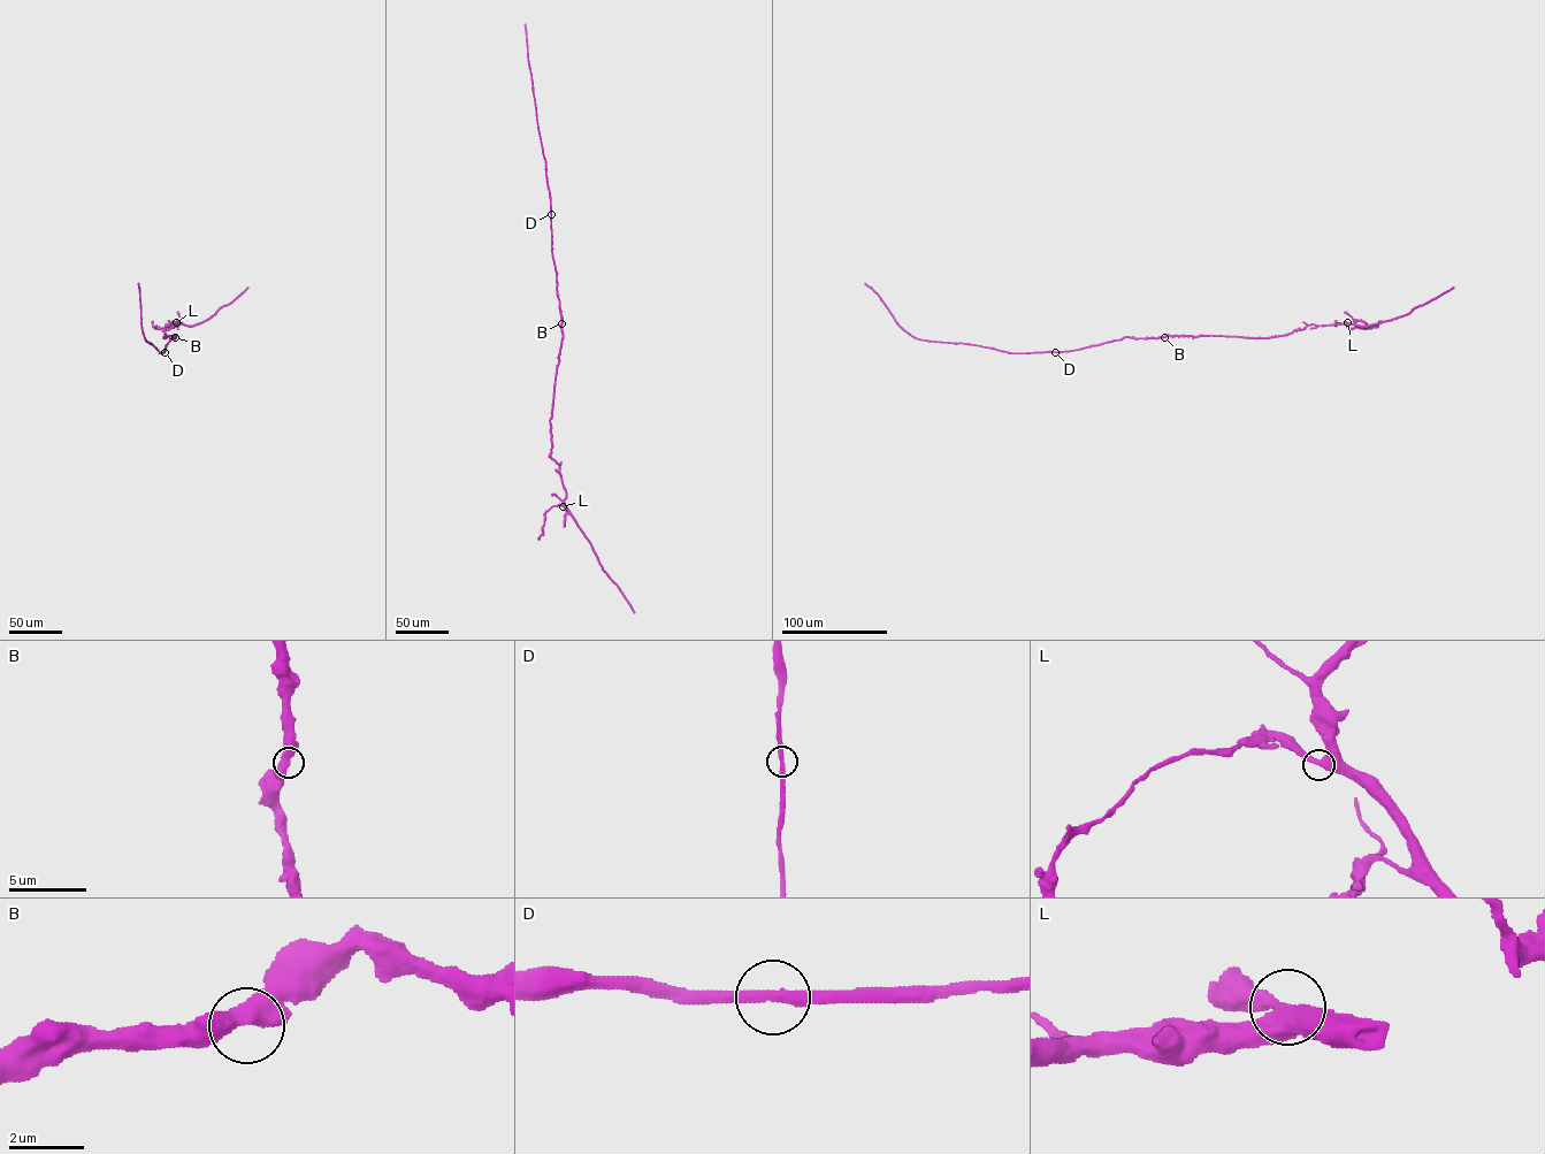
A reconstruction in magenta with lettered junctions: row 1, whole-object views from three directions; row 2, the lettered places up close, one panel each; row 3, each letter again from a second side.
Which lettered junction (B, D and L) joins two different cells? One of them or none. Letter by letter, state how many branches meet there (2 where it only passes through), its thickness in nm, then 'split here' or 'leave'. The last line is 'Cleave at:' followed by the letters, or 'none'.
B: 2 branches meet; 550 nm thick; leave
D: 2 branches meet; 320 nm thick; leave
L: 2 branches meet; 460 nm thick; leave
Cleave at: none

